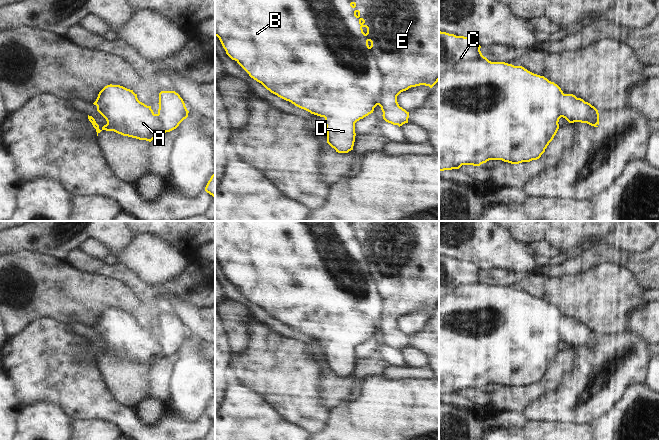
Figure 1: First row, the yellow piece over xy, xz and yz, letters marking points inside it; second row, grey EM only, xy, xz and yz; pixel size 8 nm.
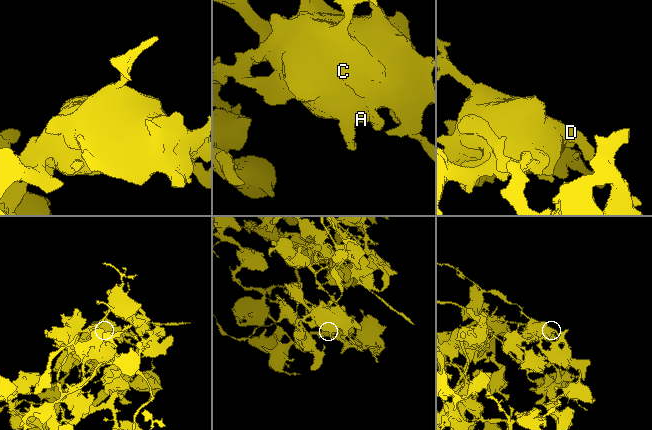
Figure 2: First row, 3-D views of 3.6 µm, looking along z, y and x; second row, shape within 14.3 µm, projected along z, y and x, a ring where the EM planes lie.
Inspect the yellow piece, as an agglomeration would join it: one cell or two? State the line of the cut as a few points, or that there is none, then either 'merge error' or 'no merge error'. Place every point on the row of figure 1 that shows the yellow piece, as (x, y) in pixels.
no cut; no merge error

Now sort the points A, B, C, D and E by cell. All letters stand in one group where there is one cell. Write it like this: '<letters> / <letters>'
A B C D E

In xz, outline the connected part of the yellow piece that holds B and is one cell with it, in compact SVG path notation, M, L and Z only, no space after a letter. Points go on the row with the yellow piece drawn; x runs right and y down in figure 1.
M215 0L215 36L219 38L226 54L232 60L235 60L251 78L261 83L271 93L311 114L324 117L327 129L327 143L338 153L348 153L353 150L356 136L355 123L373 113L377 105L381 107L382 116L386 122L400 127L408 123L409 112L399 106L397 96L411 87L425 85L432 88L439 81L439 0Z

